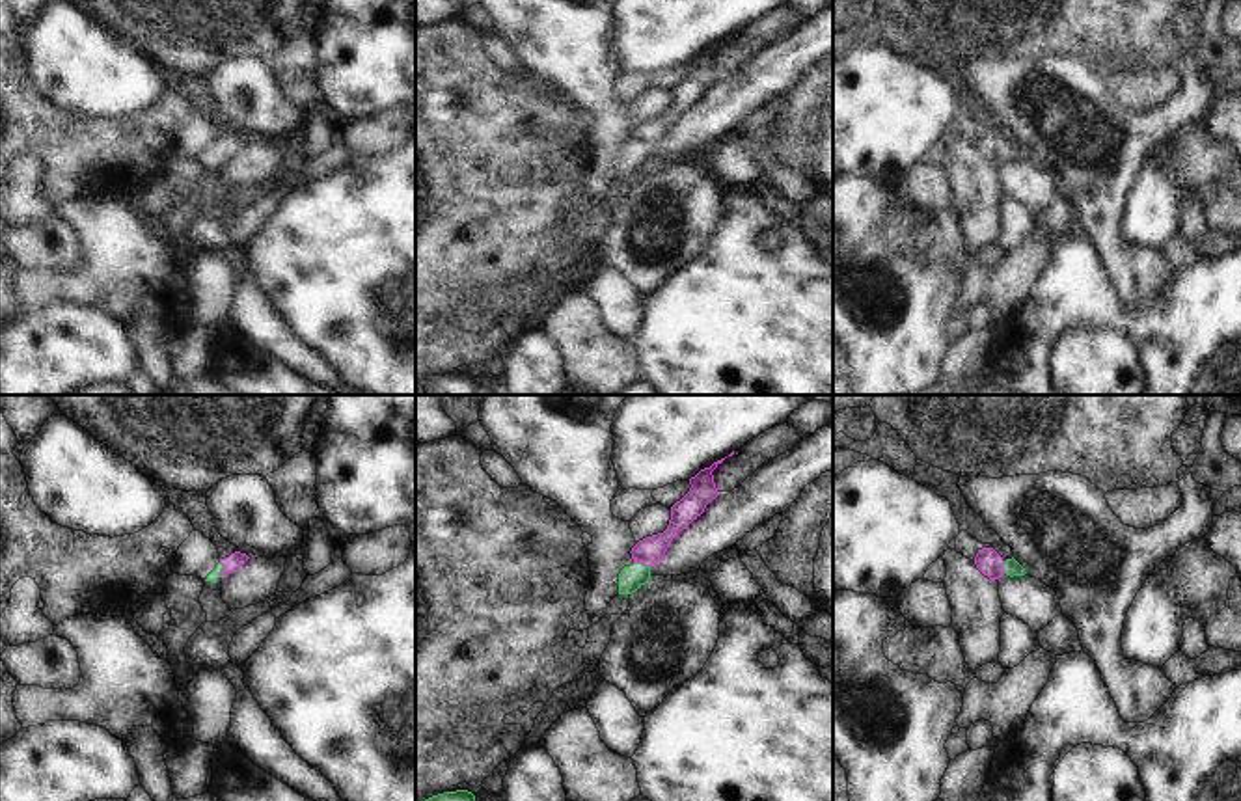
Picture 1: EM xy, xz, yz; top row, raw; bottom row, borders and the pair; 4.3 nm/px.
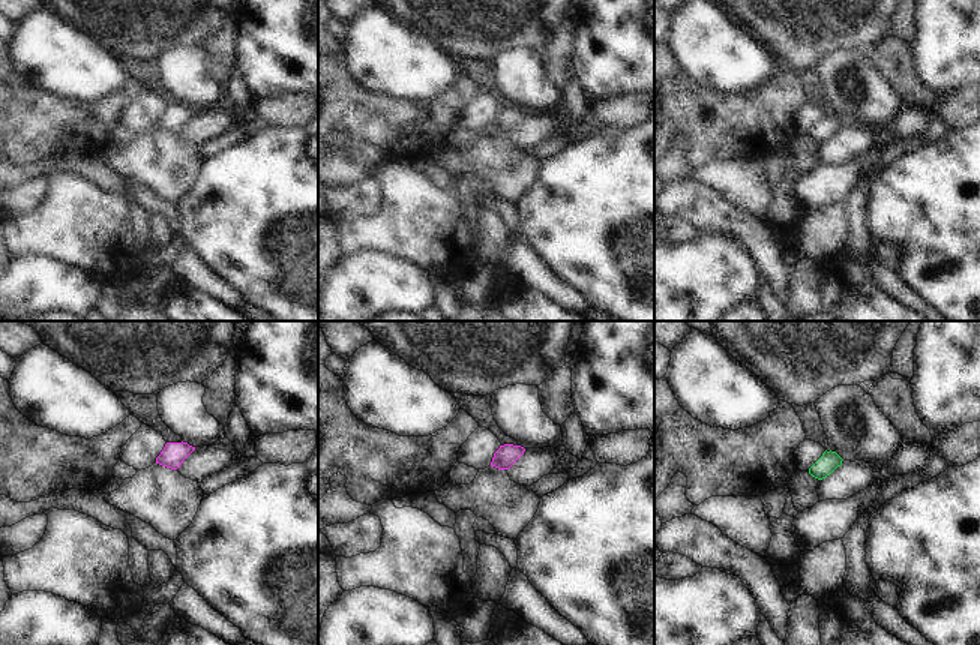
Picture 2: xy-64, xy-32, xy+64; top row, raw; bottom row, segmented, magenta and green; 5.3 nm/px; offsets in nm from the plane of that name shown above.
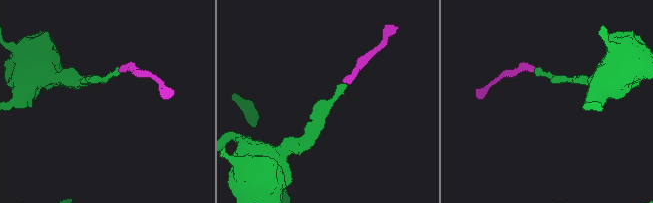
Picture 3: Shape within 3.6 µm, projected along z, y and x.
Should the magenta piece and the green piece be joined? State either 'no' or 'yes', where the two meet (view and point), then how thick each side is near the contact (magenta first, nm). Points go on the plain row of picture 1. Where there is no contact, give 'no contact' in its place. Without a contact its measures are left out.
yes | xz (641, 146) | 120/110 nm

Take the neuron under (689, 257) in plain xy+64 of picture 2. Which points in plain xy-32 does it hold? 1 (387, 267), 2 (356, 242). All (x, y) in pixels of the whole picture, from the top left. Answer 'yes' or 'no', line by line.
1: yes
2: no

